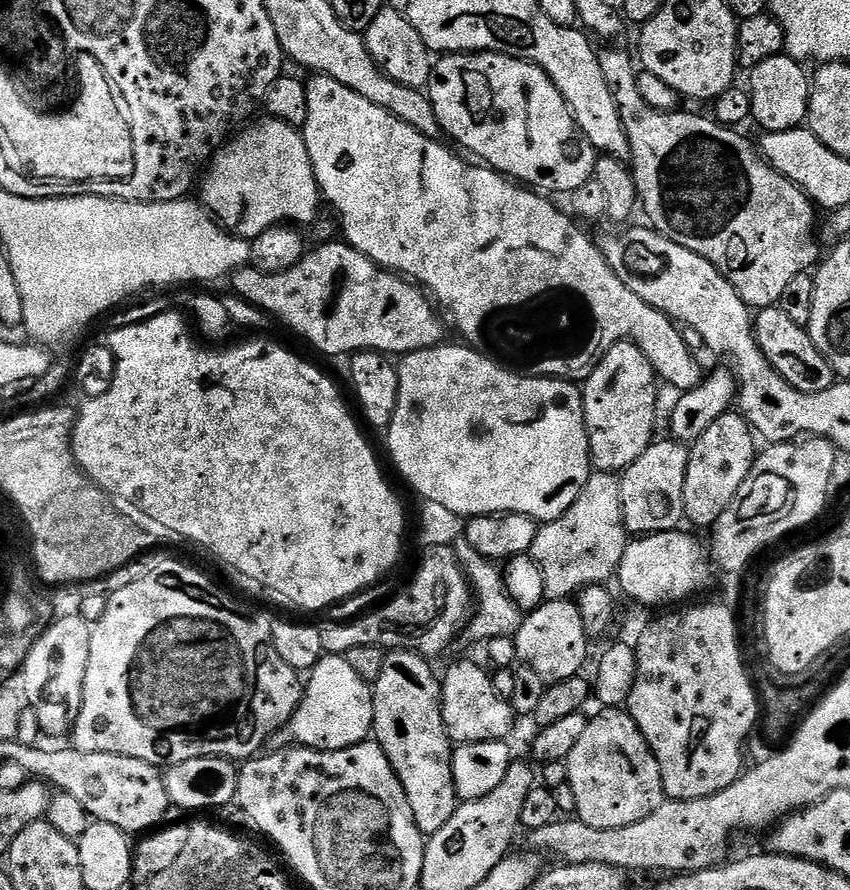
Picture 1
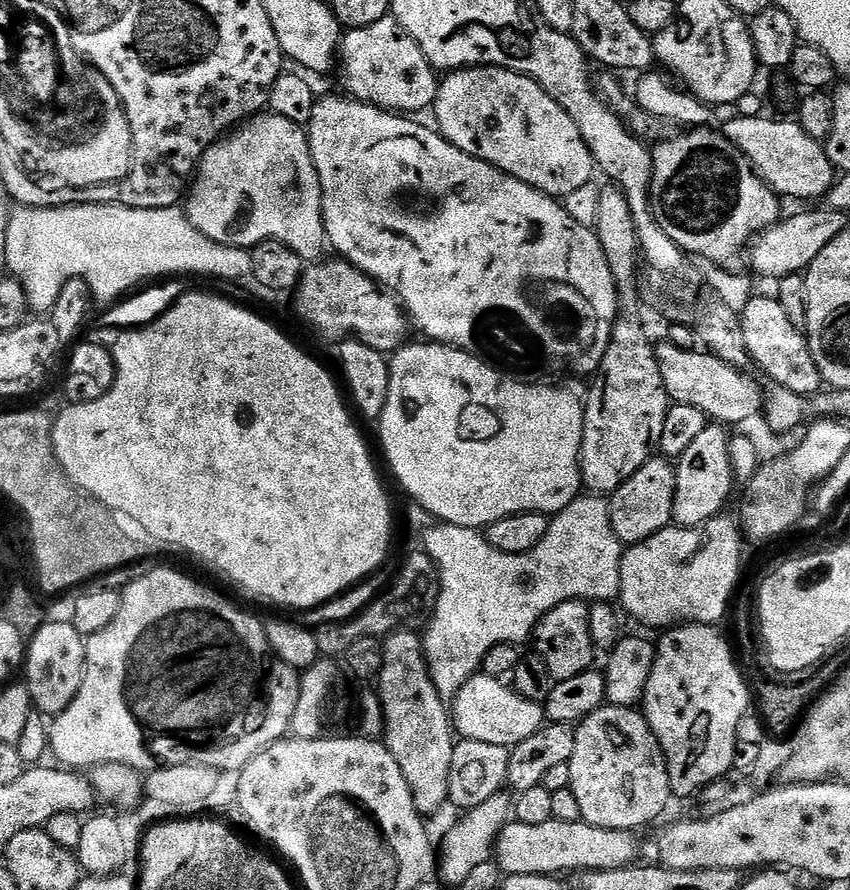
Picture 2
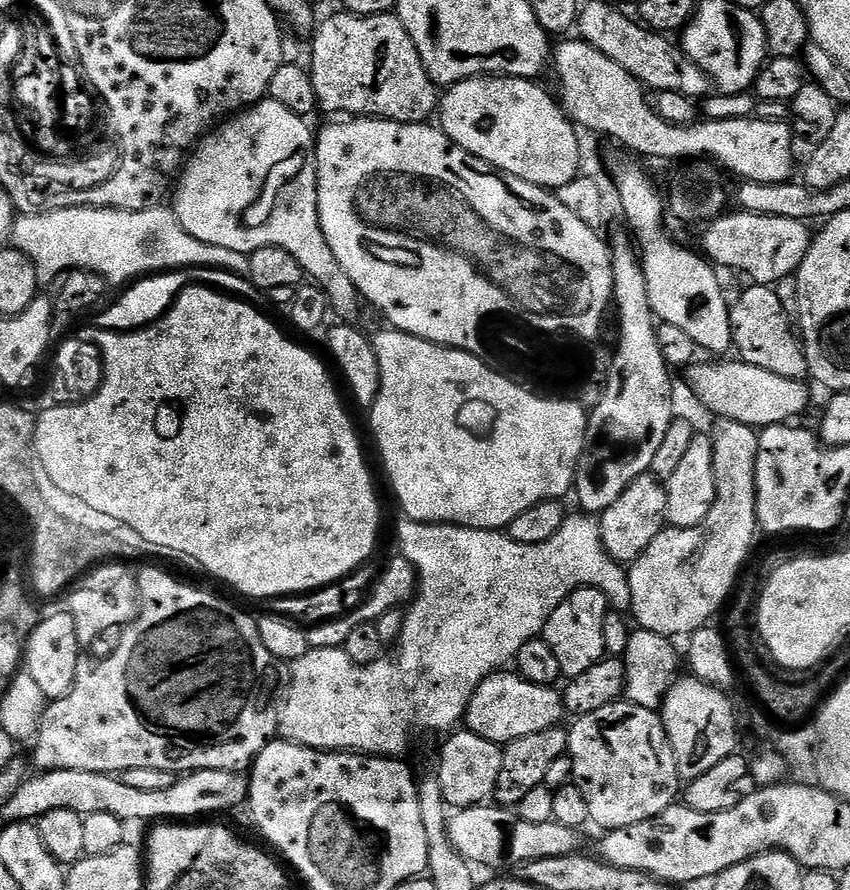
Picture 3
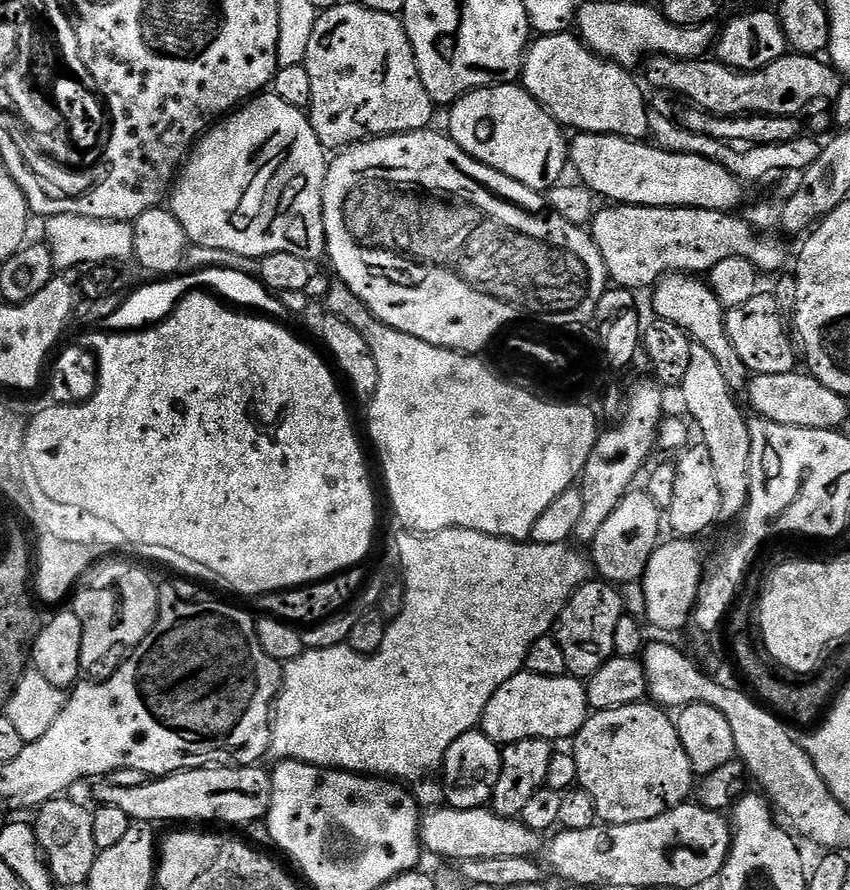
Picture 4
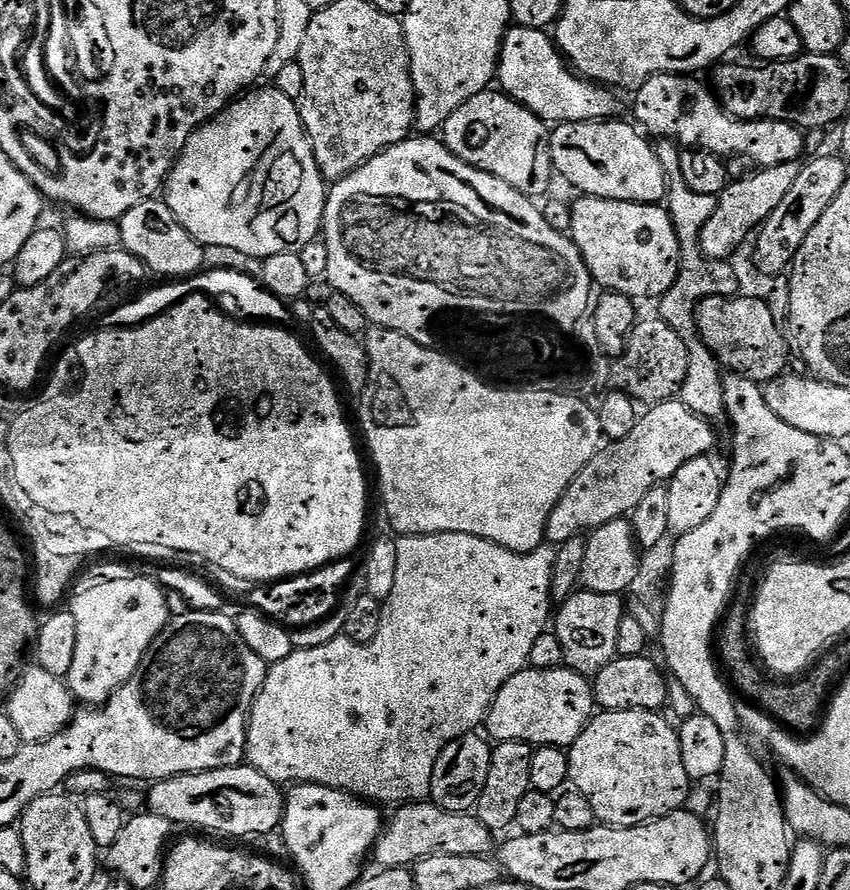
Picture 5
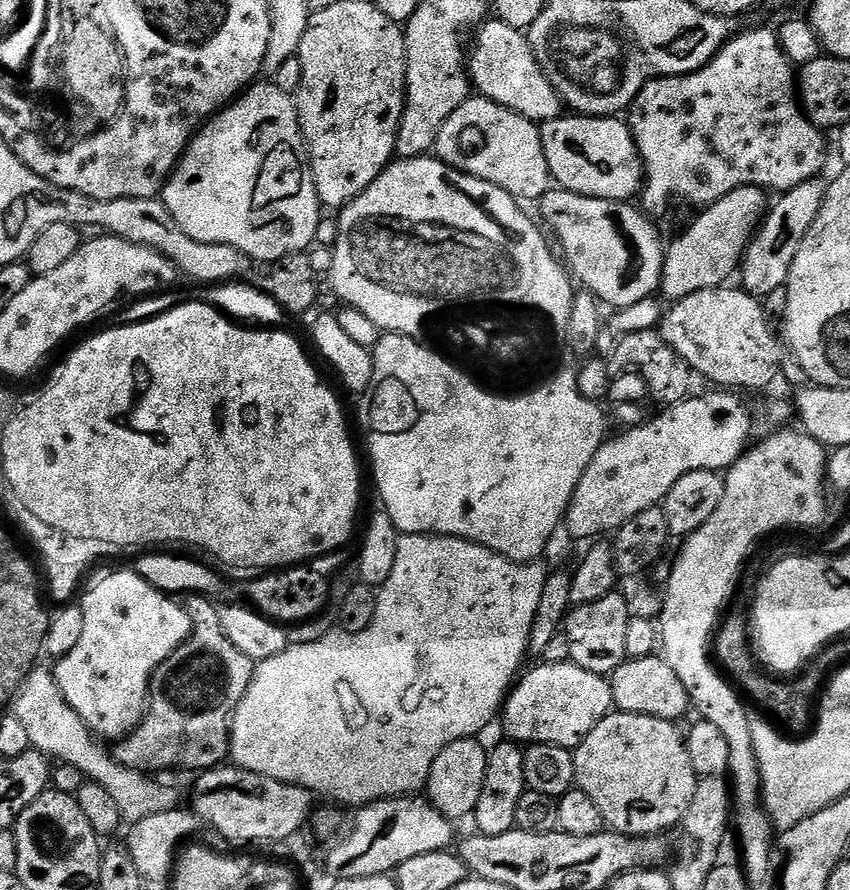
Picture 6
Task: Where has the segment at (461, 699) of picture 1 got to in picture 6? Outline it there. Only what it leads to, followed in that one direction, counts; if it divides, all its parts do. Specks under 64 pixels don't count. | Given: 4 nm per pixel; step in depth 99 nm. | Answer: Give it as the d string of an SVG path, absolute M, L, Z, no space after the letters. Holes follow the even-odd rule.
M544 662L540 666L528 673L525 671L507 693L502 705L504 732L508 735L505 737L521 746L549 744L574 750L584 741L586 734L594 730L597 722L613 711L611 683L571 662Z

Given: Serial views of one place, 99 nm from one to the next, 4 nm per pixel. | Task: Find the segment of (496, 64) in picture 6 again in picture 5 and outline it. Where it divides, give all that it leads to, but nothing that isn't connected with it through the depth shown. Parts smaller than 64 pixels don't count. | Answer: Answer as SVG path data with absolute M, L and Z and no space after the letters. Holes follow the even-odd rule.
M509 27L500 51L498 84L512 99L552 126L610 120L619 113L616 112L620 108L620 100L616 97L619 95L603 84L594 84L577 76L568 61L560 55L553 37L538 28Z

